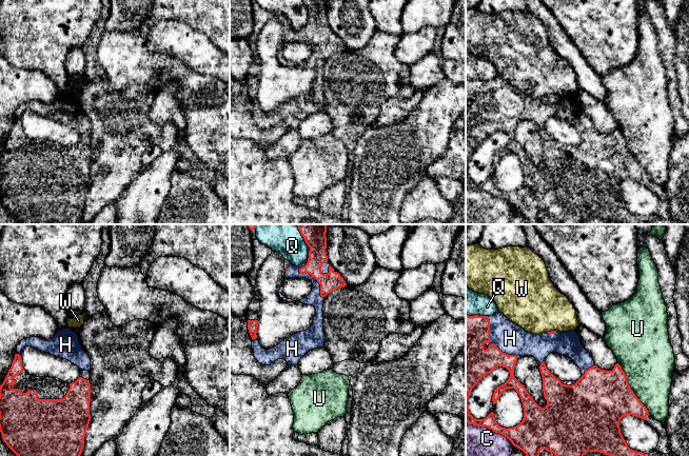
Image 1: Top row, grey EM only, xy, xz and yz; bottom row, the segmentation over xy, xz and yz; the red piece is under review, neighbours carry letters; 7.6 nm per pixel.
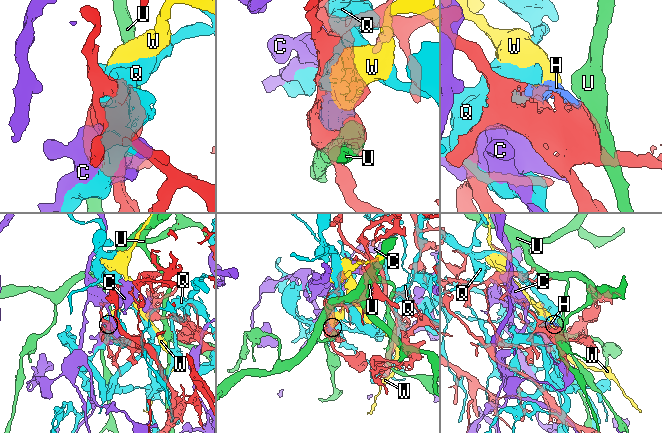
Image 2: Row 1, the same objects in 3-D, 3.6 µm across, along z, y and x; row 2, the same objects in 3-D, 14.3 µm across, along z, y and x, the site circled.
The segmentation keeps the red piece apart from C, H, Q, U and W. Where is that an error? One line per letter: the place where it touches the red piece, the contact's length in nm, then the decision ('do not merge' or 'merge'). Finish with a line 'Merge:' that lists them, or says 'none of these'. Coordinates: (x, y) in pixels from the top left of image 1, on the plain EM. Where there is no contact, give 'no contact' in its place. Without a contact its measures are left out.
C: yz (490, 193) | 400 nm | do not merge
H: yz (492, 107) | 400 nm | merge
Q: yz (476, 79) | 170 nm | do not merge
U: yz (629, 151) | 440 nm | do not merge
W: yz (551, 95) | 90 nm | do not merge
Merge: H

